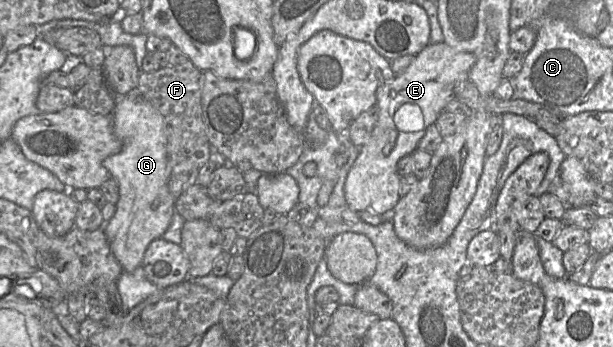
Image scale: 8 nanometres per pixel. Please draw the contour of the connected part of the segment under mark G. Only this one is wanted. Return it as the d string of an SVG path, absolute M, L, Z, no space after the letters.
M130 93L117 99L112 113L113 131L122 143L119 153L104 159L103 166L108 170L119 188L119 199L115 204L113 217L104 224L103 230L110 248L123 271L133 272L141 266L148 245L168 229L175 212L174 197L169 191L169 163L167 158L166 134L164 119L160 112L139 93Z

